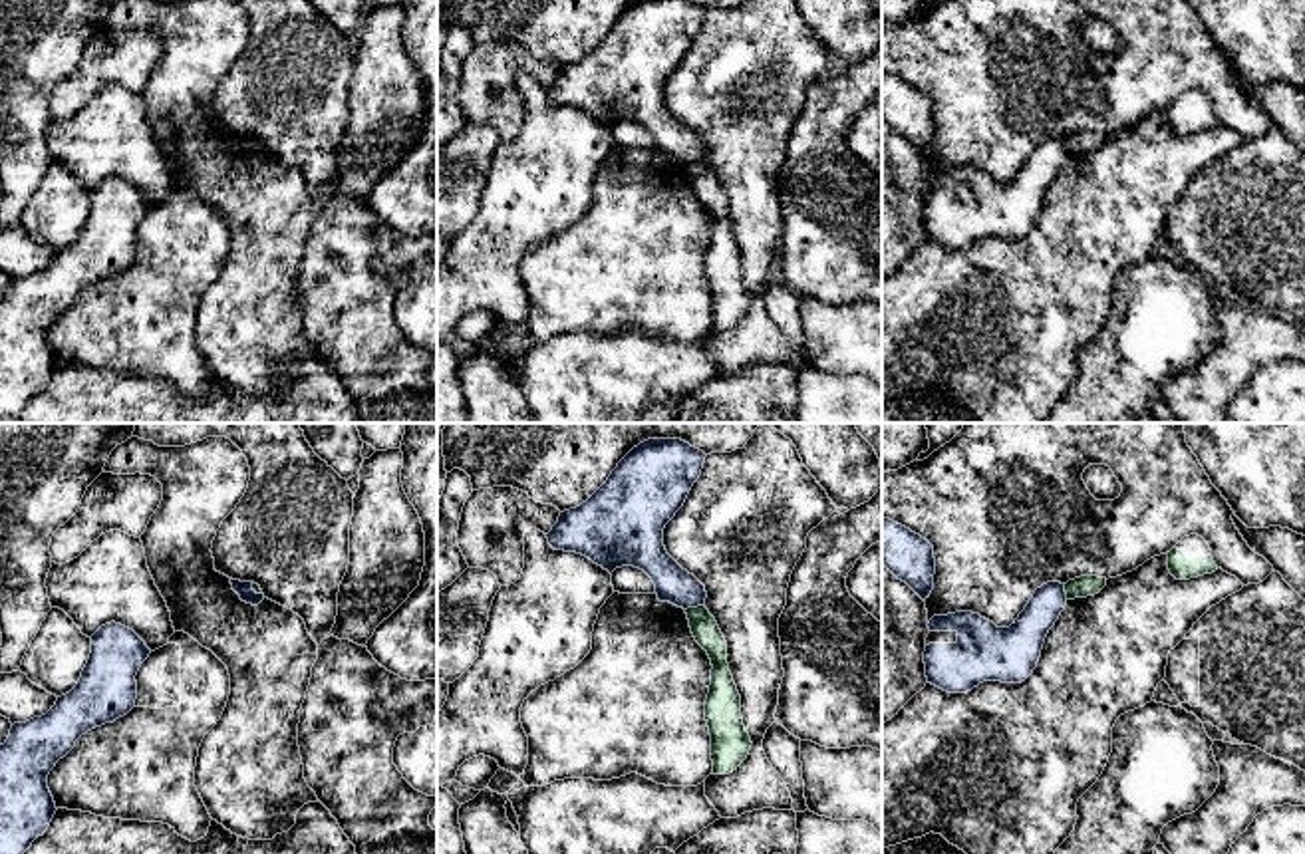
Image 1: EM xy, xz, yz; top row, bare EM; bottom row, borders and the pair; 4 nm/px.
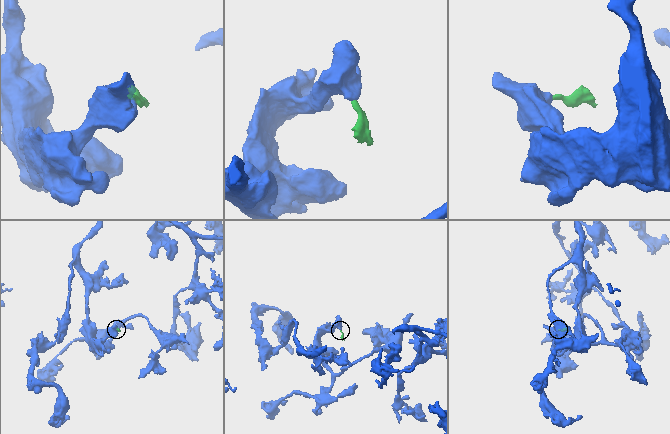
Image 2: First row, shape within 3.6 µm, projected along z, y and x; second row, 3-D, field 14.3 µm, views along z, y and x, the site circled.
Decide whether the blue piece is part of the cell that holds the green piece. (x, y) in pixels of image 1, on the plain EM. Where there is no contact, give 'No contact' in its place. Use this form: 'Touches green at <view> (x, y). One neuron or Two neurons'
Touches green at xz (694, 163). Two neurons

